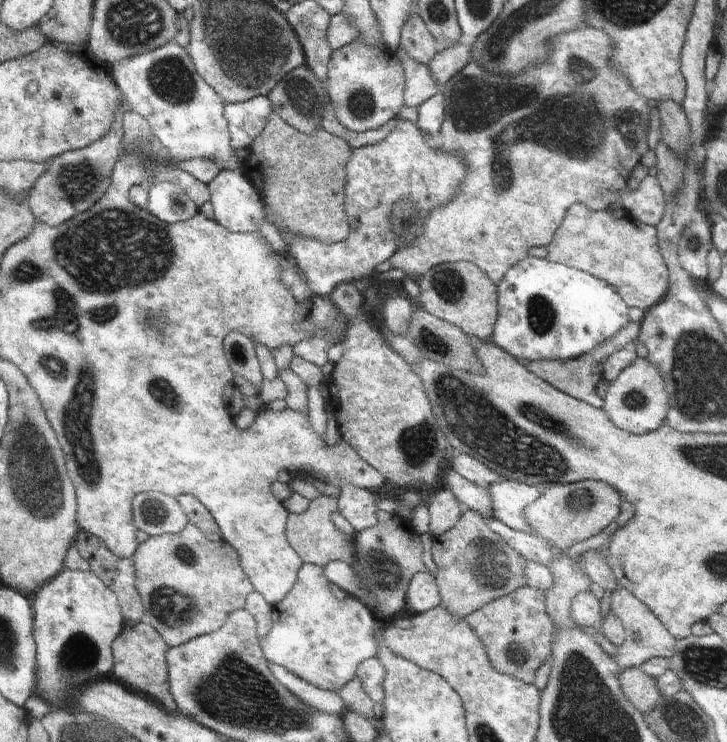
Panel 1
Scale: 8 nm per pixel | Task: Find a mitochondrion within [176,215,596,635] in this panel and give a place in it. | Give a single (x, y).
(479, 425)

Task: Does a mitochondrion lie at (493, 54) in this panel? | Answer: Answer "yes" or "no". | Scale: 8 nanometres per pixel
yes

